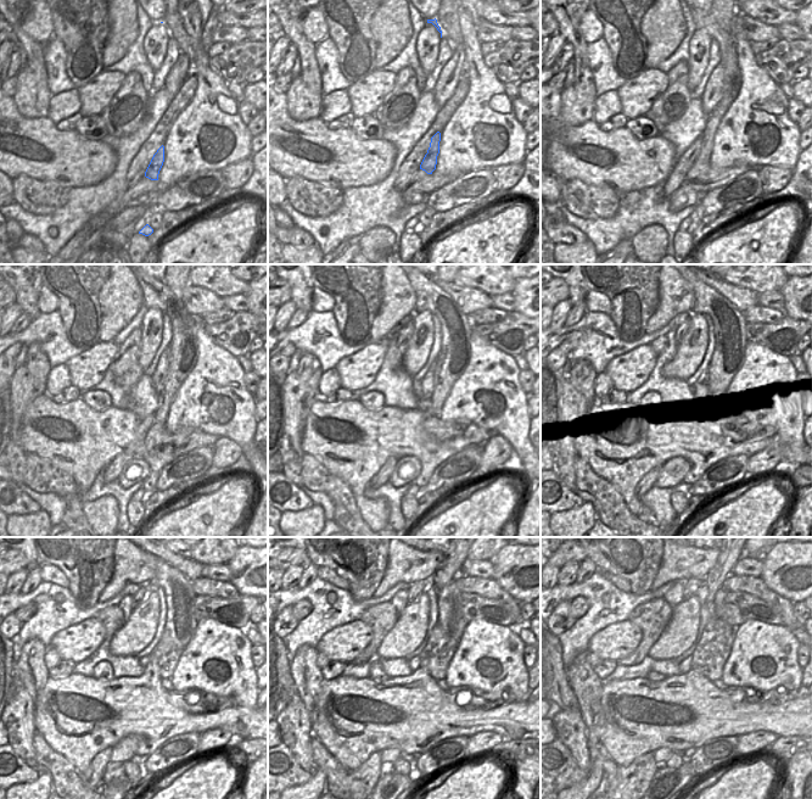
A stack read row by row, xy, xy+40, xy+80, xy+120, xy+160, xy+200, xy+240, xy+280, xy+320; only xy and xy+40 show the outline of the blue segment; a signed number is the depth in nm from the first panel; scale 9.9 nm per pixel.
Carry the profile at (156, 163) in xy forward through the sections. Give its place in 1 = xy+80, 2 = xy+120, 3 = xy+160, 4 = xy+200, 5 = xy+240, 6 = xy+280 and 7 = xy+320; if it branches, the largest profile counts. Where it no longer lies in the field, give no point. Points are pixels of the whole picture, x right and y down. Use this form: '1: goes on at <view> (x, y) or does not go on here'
1: goes on at xy+80 (728, 56)
2: goes on at xy+120 (183, 345)
3: goes on at xy+160 (455, 327)
4: goes on at xy+200 (729, 328)
5: goes on at xy+240 (179, 596)
6: goes on at xy+280 (449, 616)
7: goes on at xy+320 (718, 599)

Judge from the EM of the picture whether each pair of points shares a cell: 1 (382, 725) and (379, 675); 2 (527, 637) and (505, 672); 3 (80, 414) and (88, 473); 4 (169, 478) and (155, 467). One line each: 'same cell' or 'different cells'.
1: different cells
2: different cells
3: same cell
4: different cells

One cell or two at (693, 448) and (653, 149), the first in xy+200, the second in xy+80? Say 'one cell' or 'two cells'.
one cell

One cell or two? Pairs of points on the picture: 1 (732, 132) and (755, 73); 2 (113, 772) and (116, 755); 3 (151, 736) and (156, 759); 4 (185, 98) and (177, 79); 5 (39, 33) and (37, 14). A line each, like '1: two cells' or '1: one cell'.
1: one cell
2: two cells
3: two cells
4: two cells
5: one cell

